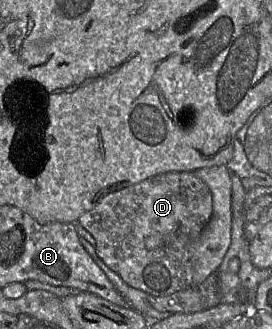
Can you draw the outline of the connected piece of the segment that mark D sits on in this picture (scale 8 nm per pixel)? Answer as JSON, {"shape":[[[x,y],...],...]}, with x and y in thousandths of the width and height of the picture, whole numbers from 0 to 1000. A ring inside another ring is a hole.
{"shape":[[[625,520],[393,590],[283,672],[349,723],[349,760],[386,802],[478,869],[596,900],[702,869],[713,733],[779,641],[776,578],[713,520]],[[559,705],[592,708],[607,742],[551,760],[529,729]]]}

